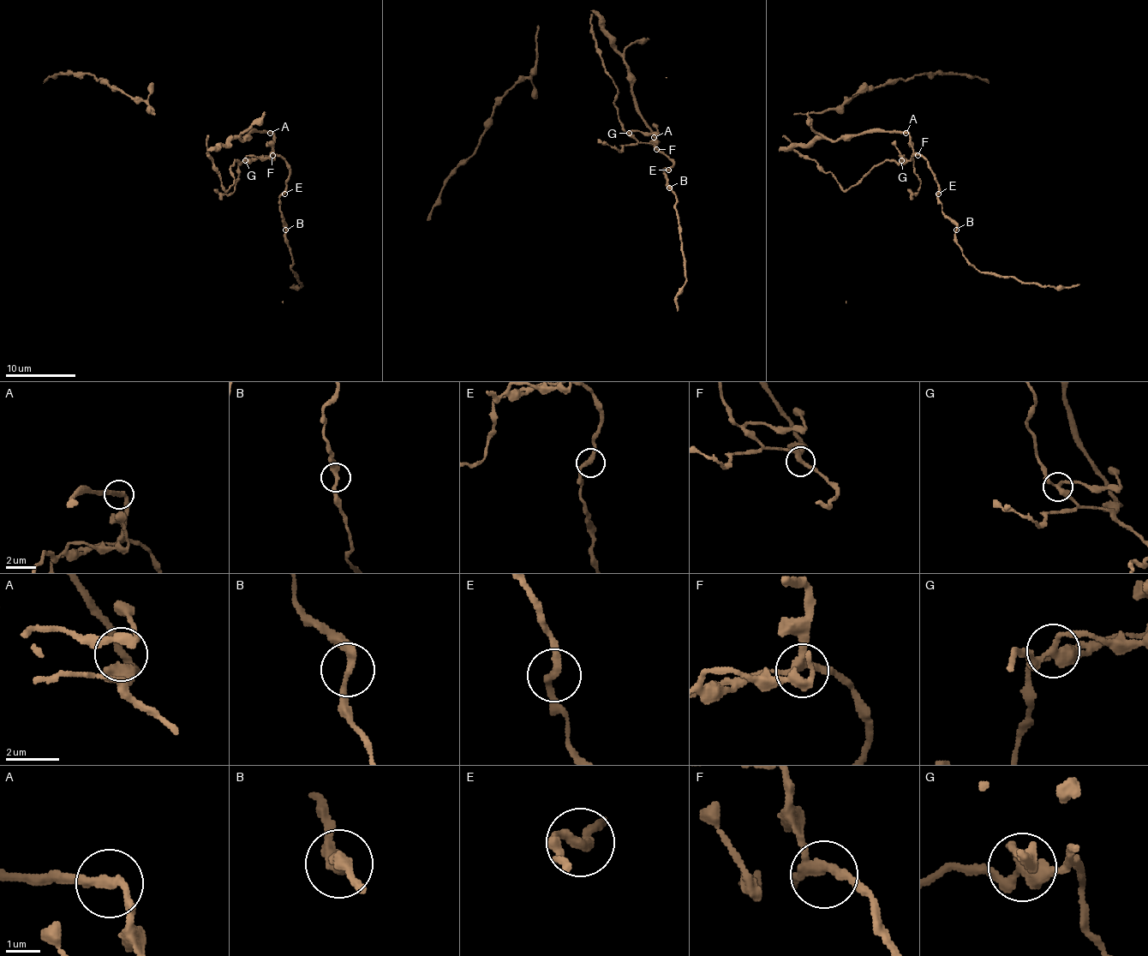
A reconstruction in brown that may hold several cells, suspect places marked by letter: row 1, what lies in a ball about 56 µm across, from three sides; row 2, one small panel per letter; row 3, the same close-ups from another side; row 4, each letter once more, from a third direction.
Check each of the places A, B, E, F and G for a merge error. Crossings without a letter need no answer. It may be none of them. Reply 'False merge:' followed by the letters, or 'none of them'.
False merge: A, G

